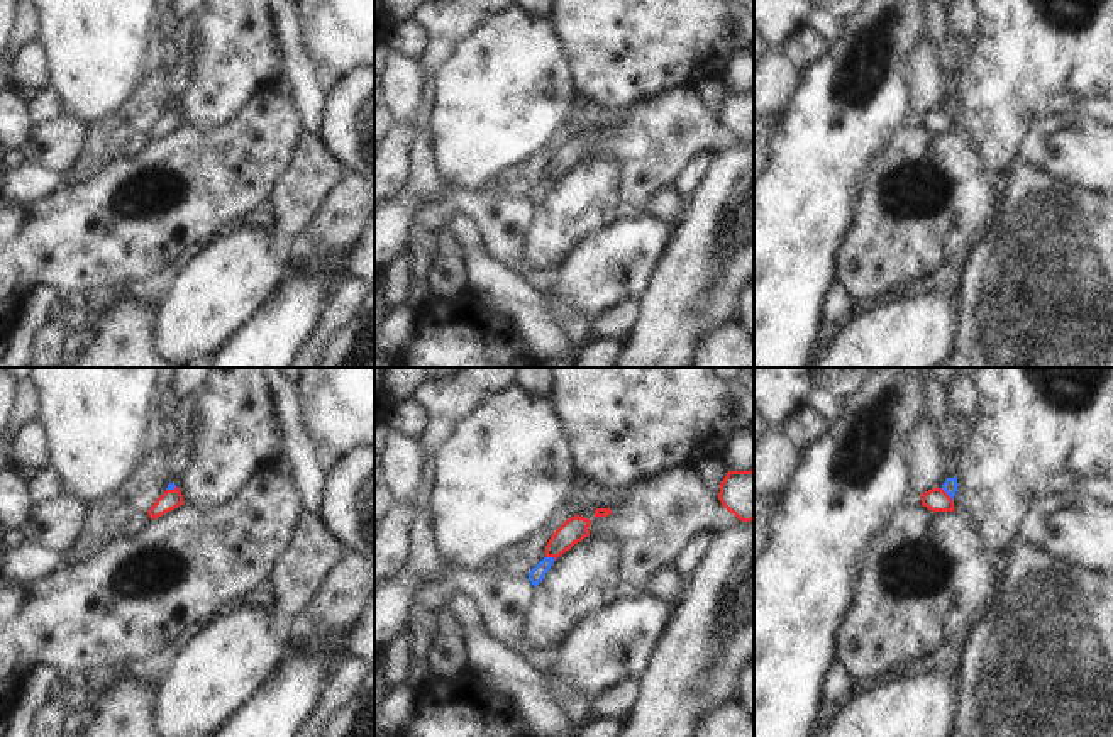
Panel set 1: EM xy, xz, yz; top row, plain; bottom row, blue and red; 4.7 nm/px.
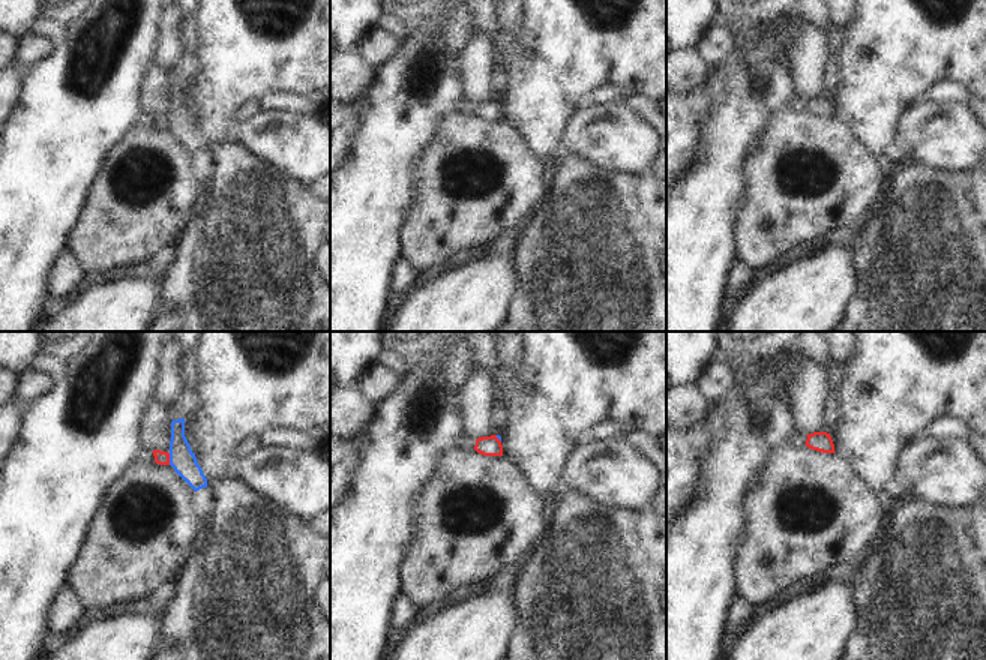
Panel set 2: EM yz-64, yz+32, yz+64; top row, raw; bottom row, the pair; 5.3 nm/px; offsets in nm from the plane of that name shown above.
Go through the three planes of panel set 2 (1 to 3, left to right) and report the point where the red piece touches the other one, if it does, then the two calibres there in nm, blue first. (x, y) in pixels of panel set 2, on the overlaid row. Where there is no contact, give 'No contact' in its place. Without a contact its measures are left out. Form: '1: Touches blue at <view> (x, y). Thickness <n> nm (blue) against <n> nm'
1: Touches blue at yz-64 (170, 459). Thickness 140 nm (blue) against 80 nm
2: Touches blue at yz+32 (497, 437). Thickness 20 nm (blue) against 110 nm
3: No contact

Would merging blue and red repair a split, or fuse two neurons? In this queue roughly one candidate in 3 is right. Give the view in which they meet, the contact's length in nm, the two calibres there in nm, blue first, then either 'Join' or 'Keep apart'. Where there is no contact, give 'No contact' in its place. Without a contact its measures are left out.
Touches blue in yz. Shared border 90 nm. Thickness 70 nm (blue) against 110 nm. Keep apart

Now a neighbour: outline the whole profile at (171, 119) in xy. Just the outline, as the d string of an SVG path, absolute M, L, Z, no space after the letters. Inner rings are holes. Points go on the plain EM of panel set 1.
M176 107L174 110L166 110L158 120L156 124L149 129L149 137L158 139L174 129L178 129L180 125L183 125L183 115L180 112L180 108Z

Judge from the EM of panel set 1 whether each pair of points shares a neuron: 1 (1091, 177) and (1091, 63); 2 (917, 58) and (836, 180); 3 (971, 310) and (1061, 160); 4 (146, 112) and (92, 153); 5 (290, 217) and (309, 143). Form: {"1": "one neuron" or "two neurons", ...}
{"1": "two neurons", "2": "two neurons", "3": "two neurons", "4": "one neuron", "5": "one neuron"}

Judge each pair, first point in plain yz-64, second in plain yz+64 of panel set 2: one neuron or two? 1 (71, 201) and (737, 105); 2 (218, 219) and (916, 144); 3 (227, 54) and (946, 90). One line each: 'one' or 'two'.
1: one
2: two
3: two

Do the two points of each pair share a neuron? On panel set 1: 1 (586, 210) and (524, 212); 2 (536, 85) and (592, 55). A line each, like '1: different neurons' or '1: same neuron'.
1: different neurons
2: different neurons

